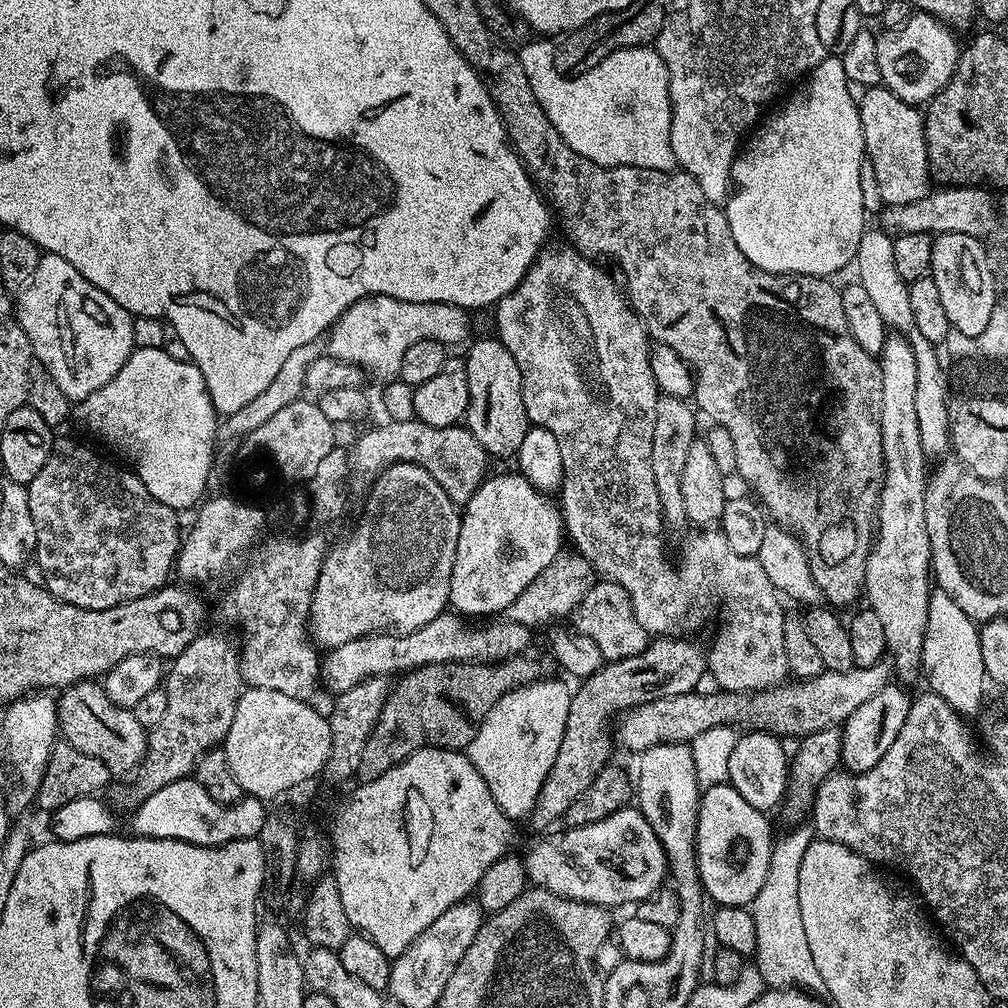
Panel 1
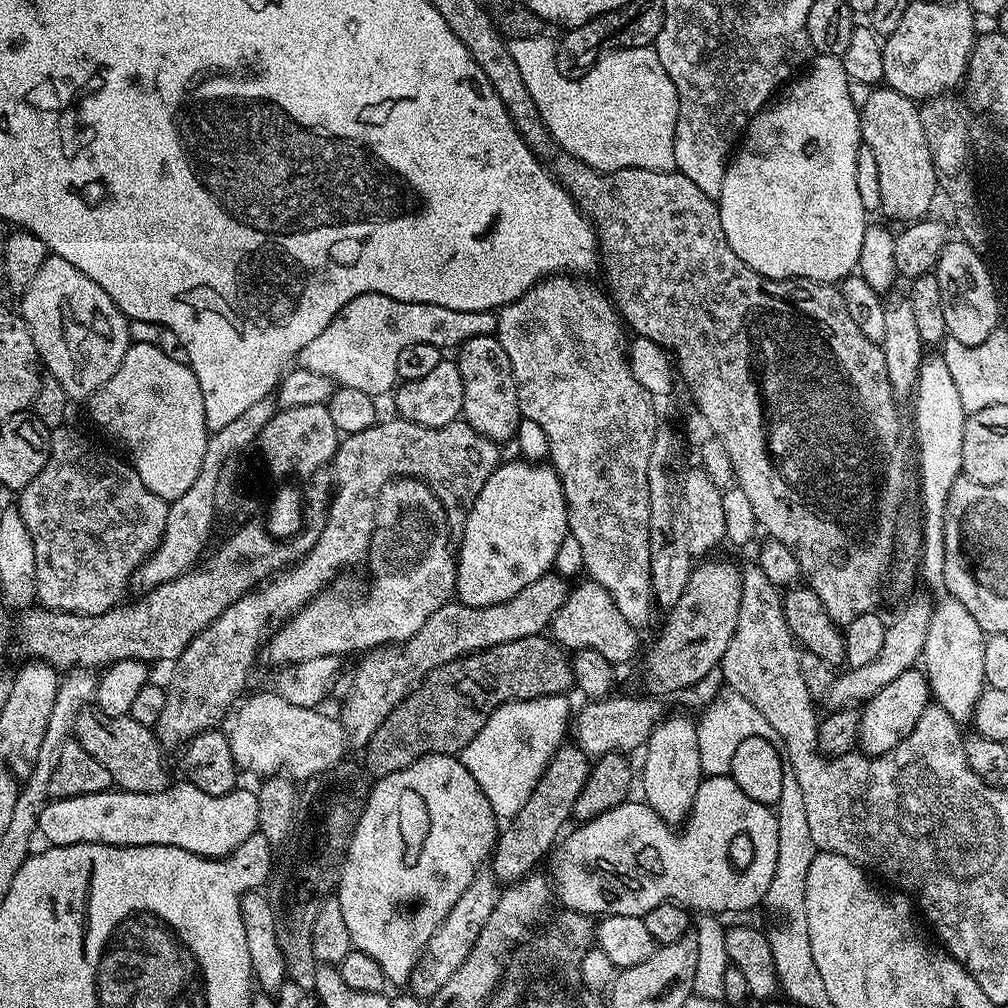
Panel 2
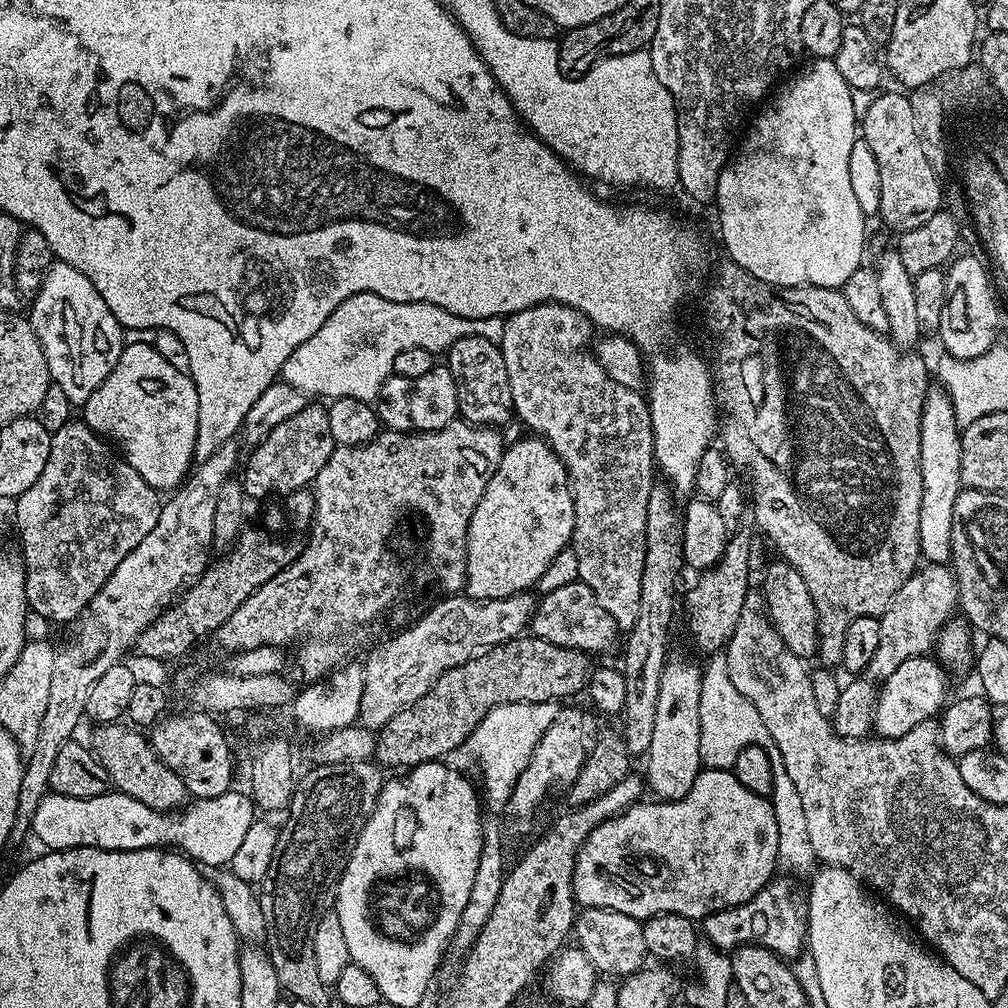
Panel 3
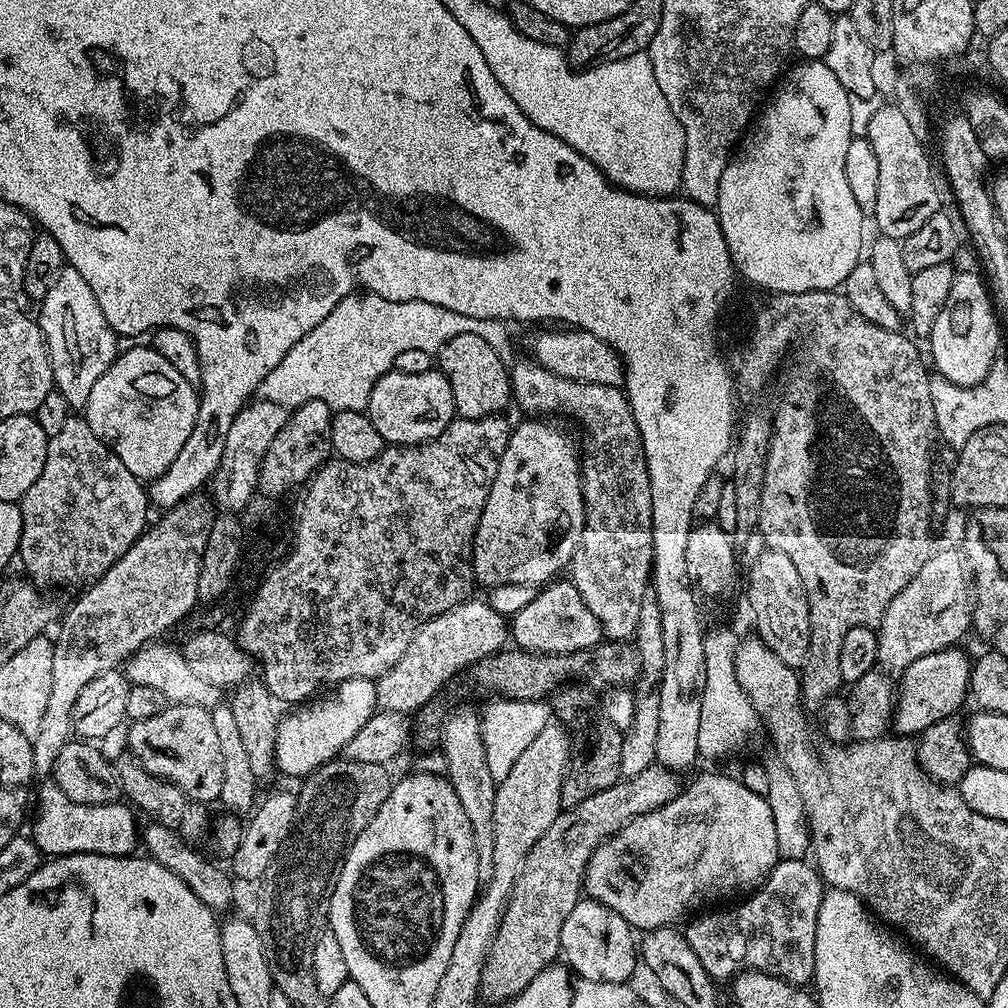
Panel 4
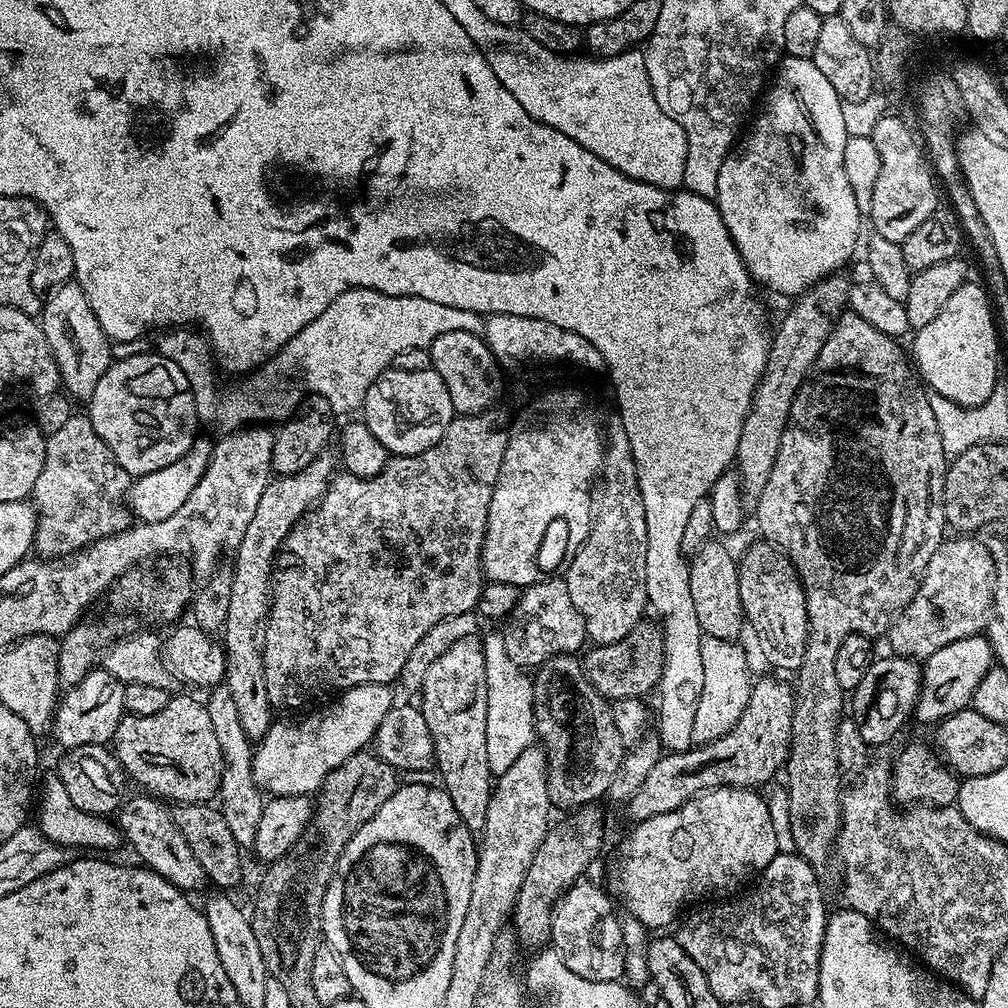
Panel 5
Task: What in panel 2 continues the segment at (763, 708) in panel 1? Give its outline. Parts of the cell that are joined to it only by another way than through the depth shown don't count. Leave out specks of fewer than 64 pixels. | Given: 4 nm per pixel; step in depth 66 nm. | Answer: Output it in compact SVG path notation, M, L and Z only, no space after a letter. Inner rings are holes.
M928 598L927 600L911 600L907 601L909 604L893 620L887 621L886 642L882 646L882 651L874 657L874 662L869 662L867 666L848 668L844 670L844 673L841 671L837 675L826 697L829 709L863 705L872 700L874 694L878 694L878 690L882 690L882 686L890 686L890 682L894 682L894 678L898 678L898 674L902 674L907 668L917 667L923 654L923 644L926 642L933 601ZM609 695L603 700L595 702L584 702L580 708L580 713L575 713L574 730L576 726L575 743L589 757L599 758L606 752L622 752L632 754L632 751L643 749L648 743L650 734L660 723L665 715L661 701L656 698L643 700L640 696L616 696Z

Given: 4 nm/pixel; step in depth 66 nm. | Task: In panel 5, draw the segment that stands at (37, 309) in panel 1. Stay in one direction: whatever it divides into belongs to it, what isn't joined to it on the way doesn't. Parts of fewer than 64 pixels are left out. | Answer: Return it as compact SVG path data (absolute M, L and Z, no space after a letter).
M64 284L43 301L42 327L60 370L63 391L73 401L87 402L94 394L94 386L98 386L98 378L102 378L111 366L114 353L108 335L102 330L98 318L94 318L94 310L90 310L90 302L86 302L86 294L79 284Z

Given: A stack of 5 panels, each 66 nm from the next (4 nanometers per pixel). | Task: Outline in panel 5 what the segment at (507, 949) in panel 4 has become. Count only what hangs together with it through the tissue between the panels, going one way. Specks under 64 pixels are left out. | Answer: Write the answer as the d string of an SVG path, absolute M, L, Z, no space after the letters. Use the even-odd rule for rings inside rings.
M768 676L765 680L757 679L752 685L752 693L746 702L746 710L742 710L742 718L738 721L733 728L726 734L722 734L722 738L718 738L709 744L696 744L693 747L687 748L684 752L668 752L661 755L658 762L654 762L654 770L650 770L650 774L646 774L642 786L638 786L638 790L634 790L634 794L628 797L626 807L628 807L628 816L632 822L639 822L646 818L654 818L658 814L670 814L670 810L678 810L678 806L682 806L688 800L692 800L695 796L700 795L701 792L708 792L711 788L751 788L753 790L759 789L759 784L764 784L767 780L772 780L776 776L776 771L783 769L788 763L788 754L792 747L792 715L796 706L796 693L793 685L788 684L784 680L775 680L774 677ZM585 804L569 816L572 817L565 824L557 828L555 825L544 835L544 841L534 854L534 862L530 862L530 870L526 870L526 878L510 914L516 939L525 949L540 950L549 943L552 935L552 909L556 907L561 895L587 873L584 871L595 862L604 844L604 812L600 806Z

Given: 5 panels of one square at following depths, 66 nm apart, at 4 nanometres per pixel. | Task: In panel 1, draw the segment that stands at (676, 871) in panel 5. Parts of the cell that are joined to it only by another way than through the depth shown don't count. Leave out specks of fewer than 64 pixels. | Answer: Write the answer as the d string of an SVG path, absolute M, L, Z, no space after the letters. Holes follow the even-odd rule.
M728 782L703 789L696 823L696 865L700 871L700 883L709 901L714 900L720 906L747 907L753 898L763 893L774 843L772 824L767 819L769 817L765 813L750 806ZM639 807L619 808L614 814L596 820L590 826L573 827L568 831L572 832L572 836L568 832L555 832L540 838L528 853L523 853L524 869L535 887L545 888L571 900L586 900L590 896L593 904L601 904L609 910L616 910L619 904L635 906L665 887L666 877L669 875L668 859L662 842L658 842L658 834L654 834L650 822L646 822Z

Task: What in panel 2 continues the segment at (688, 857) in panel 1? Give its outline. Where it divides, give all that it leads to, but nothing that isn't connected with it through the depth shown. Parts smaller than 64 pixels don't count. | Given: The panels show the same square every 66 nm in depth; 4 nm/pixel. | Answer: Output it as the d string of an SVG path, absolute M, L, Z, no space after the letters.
M665 715L650 734L643 749L644 769L639 769L638 780L644 783L643 803L651 806L667 824L683 825L694 806L702 779L698 754L697 721L688 716Z

